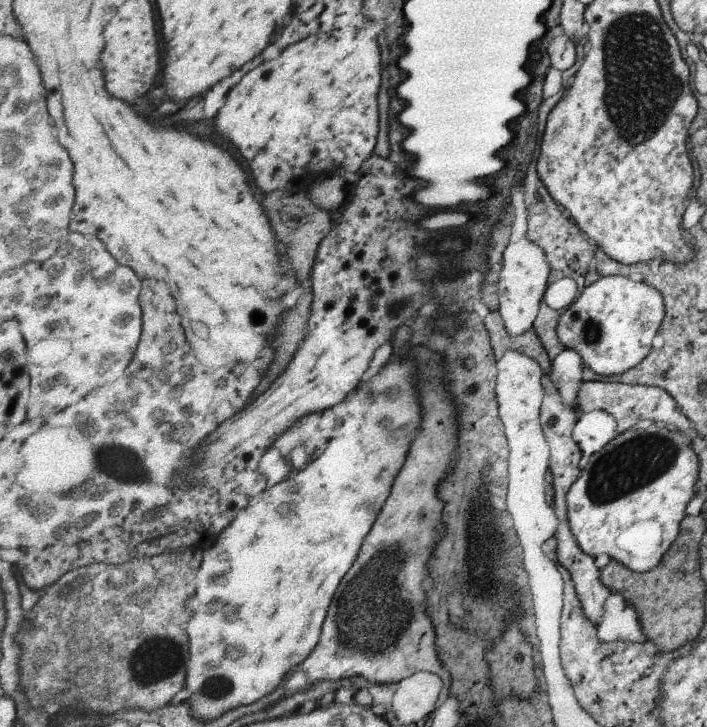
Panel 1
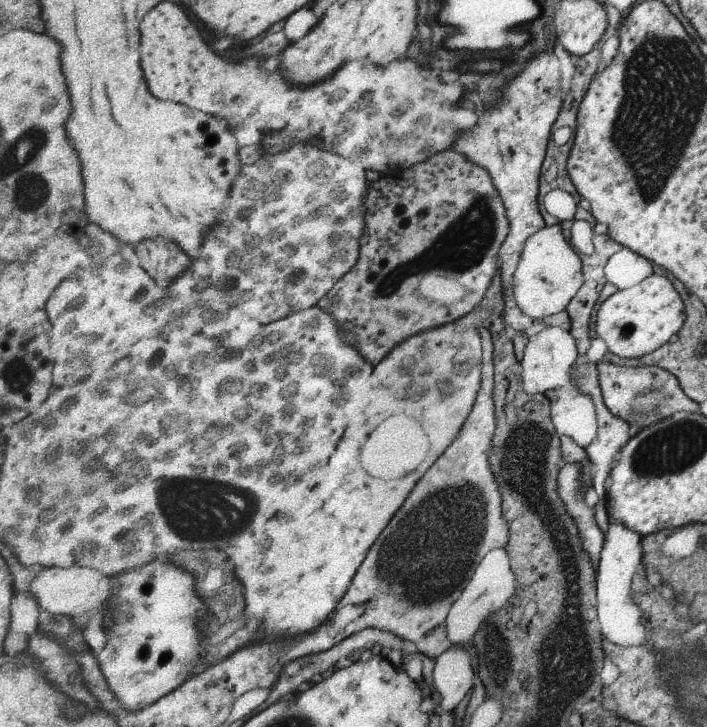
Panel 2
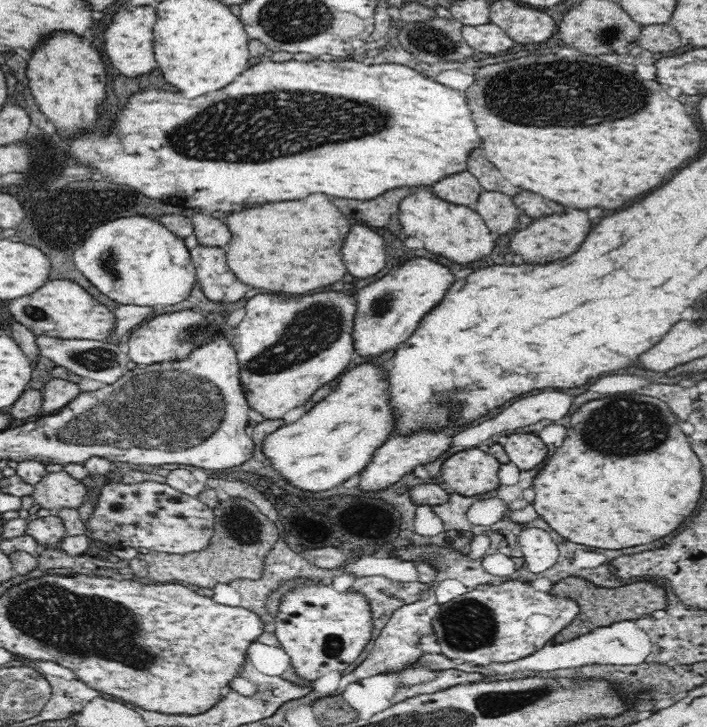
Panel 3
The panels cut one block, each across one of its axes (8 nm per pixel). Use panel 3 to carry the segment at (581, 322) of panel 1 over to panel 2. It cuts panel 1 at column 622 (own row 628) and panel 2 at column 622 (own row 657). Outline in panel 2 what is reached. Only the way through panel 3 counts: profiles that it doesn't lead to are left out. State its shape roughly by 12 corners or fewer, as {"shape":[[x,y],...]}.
{"shape":[[653,273],[598,308],[596,339],[620,358],[678,333],[684,303]]}

